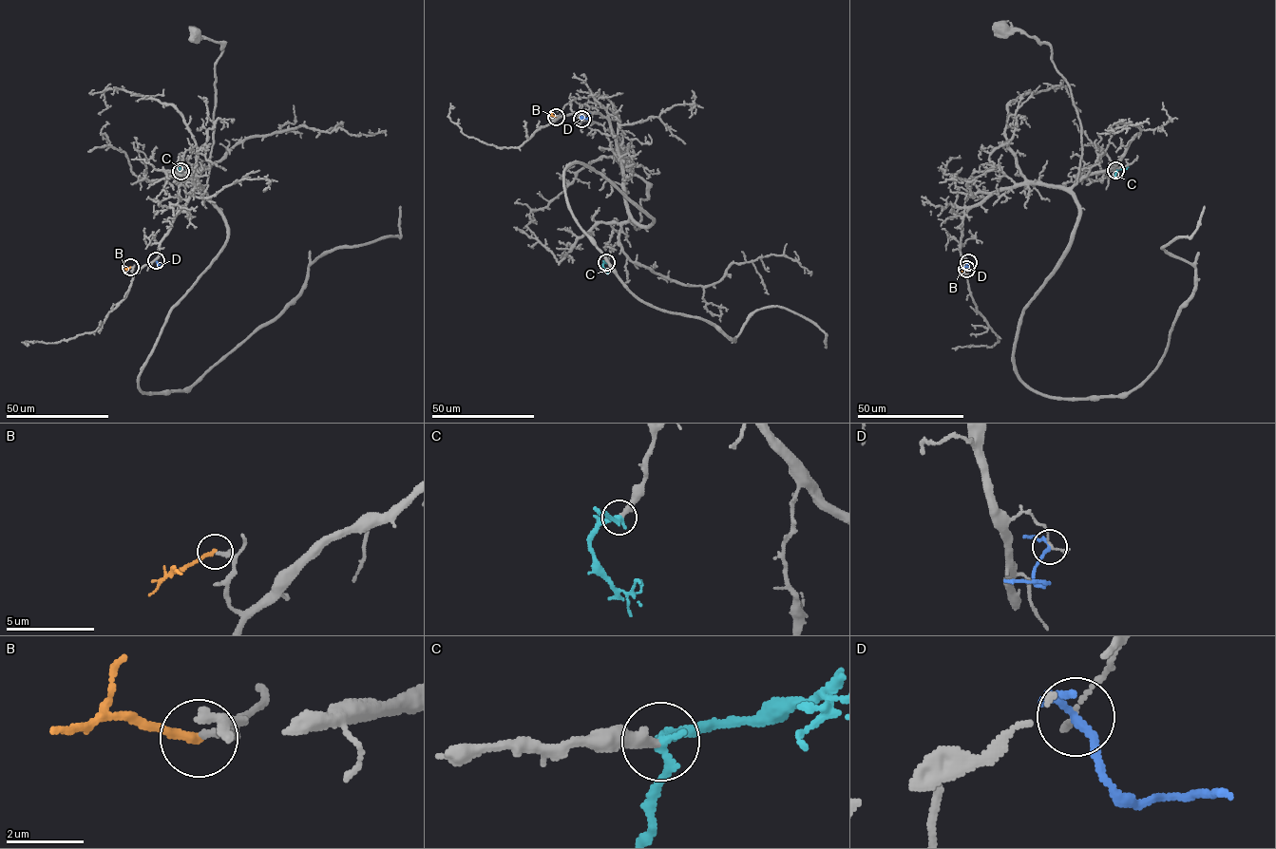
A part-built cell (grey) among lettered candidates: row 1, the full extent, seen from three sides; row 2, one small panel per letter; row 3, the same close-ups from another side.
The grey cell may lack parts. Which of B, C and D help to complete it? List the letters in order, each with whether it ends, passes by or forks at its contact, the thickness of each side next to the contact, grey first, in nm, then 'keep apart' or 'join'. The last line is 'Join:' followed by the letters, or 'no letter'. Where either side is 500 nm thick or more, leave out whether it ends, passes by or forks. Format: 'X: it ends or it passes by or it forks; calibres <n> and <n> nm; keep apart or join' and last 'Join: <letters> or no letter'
B: it ends; calibres 240 and 240 nm; join
C: it passes by; calibres 320 and 240 nm; join
D: it passes by; calibres 150 and 180 nm; keep apart
Join: B, C

